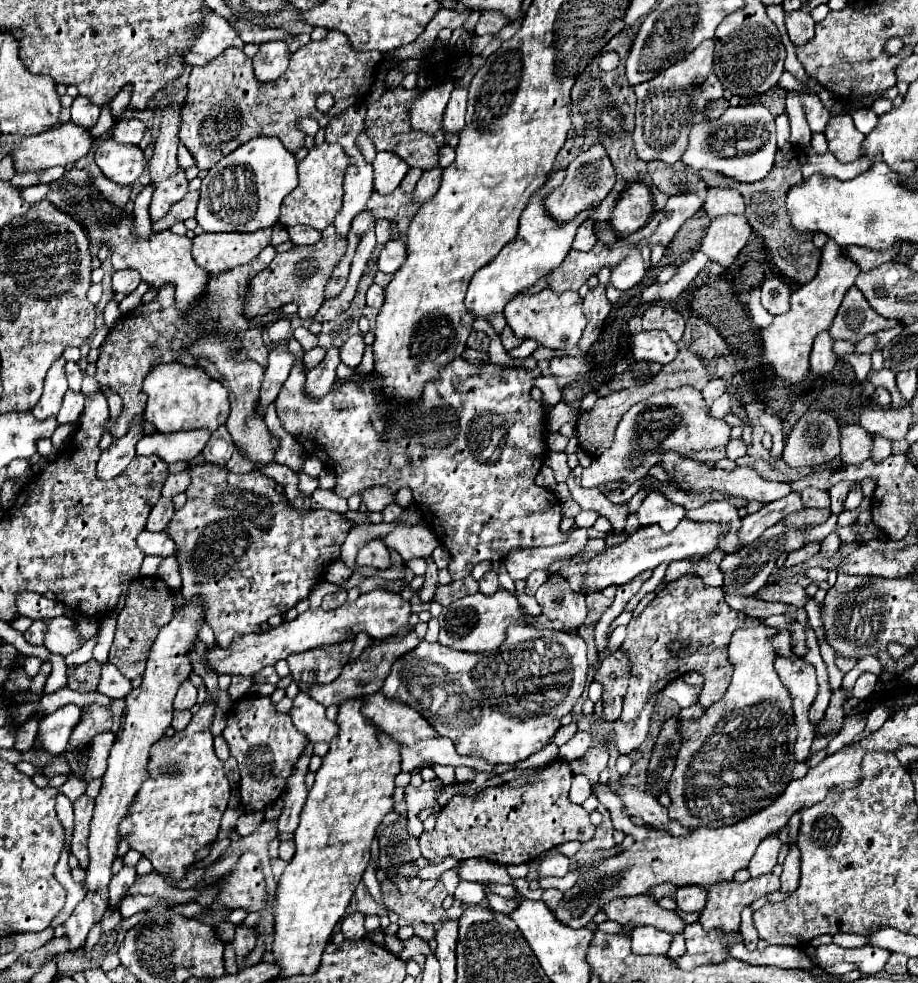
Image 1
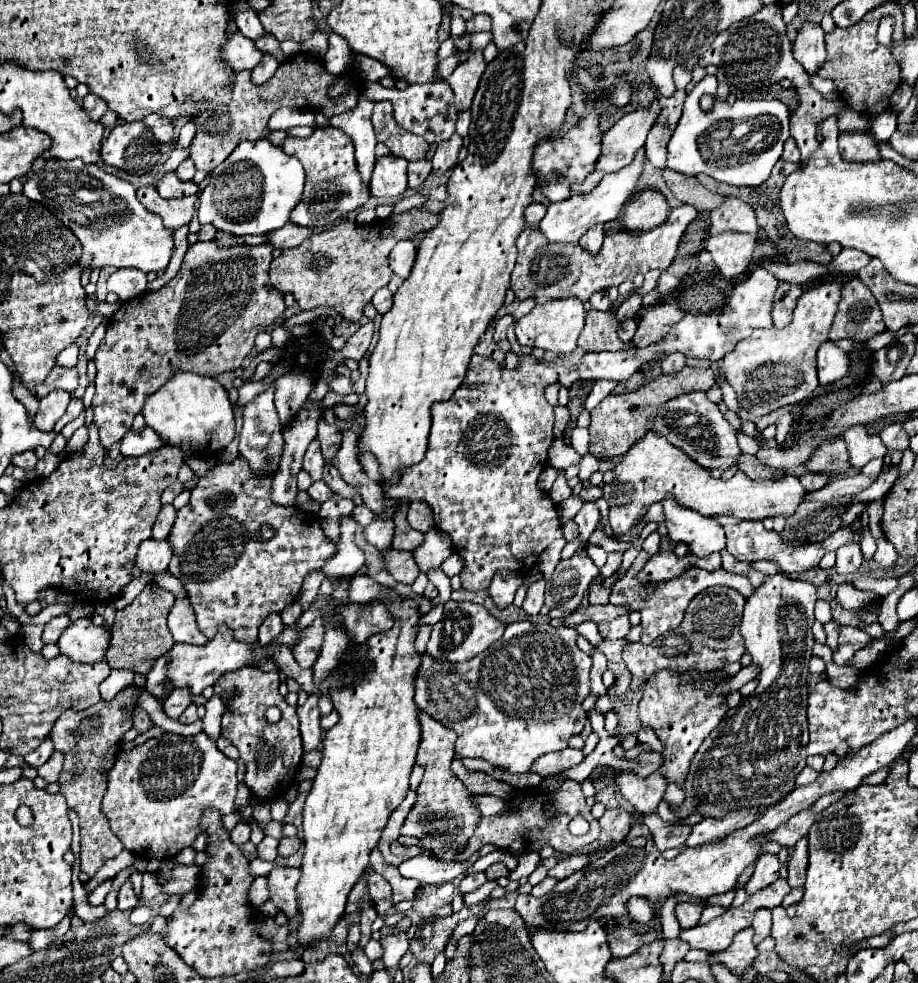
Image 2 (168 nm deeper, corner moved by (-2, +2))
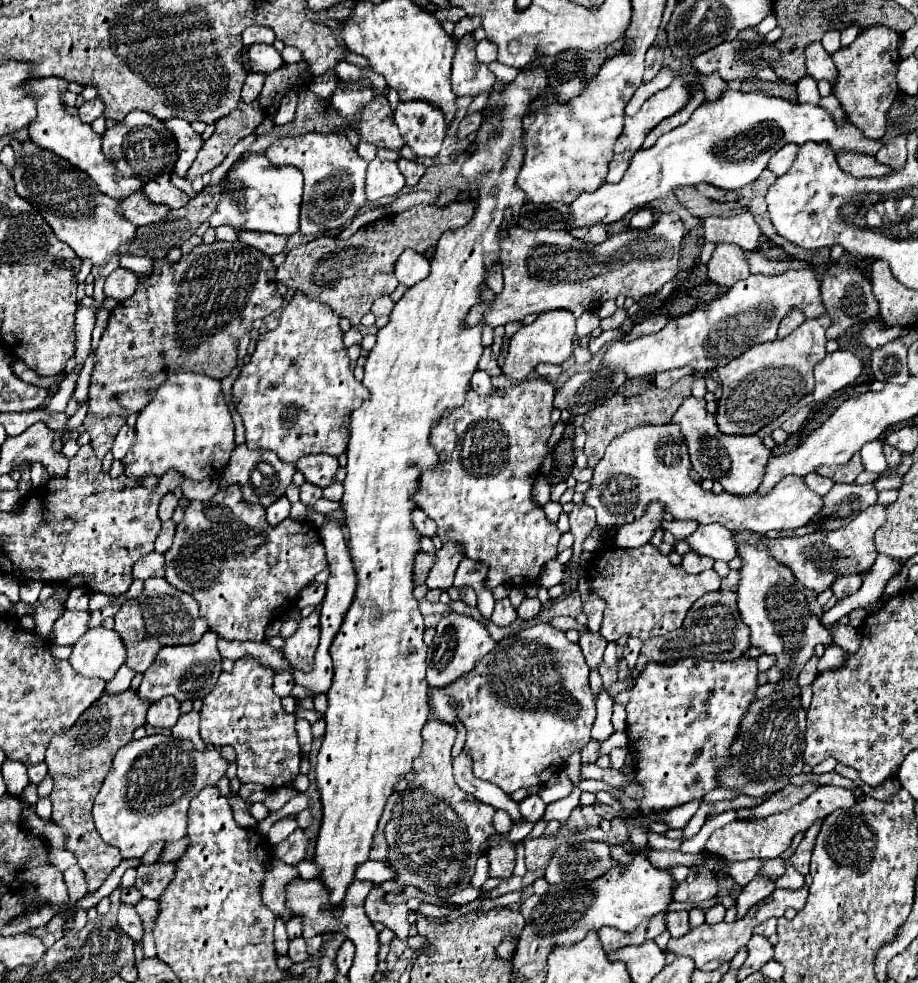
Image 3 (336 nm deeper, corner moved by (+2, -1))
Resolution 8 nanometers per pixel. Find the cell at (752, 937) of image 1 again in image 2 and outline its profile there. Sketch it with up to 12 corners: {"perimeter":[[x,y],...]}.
{"perimeter":[[755,911],[753,939],[759,945],[771,933],[771,911]]}

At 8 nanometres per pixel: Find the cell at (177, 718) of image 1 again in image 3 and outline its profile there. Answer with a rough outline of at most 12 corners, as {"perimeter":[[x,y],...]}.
{"perimeter":[[199,712],[181,714],[171,732],[191,740],[195,750],[205,750],[199,736]]}

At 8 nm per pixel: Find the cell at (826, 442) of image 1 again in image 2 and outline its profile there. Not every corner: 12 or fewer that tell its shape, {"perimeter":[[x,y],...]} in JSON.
{"perimeter":[[825,439],[805,467],[841,473],[851,467],[845,441]]}

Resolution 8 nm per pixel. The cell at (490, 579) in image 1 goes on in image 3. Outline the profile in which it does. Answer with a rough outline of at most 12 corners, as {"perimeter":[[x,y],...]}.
{"perimeter":[[509,598],[495,604],[491,622],[511,626],[517,610]]}

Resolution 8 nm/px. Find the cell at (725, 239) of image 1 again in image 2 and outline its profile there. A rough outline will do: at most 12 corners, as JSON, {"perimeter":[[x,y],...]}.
{"perimeter":[[723,231],[707,239],[721,275],[737,277],[751,263],[755,237]]}

